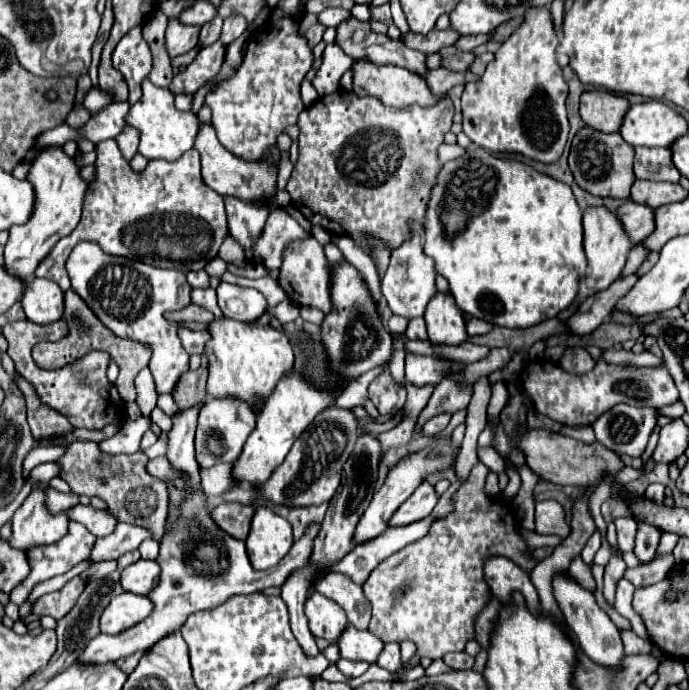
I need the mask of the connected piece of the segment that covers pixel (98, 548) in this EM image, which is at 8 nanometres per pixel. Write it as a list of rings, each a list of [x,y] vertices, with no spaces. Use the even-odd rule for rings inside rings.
[[[121,523],[109,537],[97,539],[93,551],[91,551],[91,561],[107,561],[107,559],[117,559],[123,553],[135,551],[145,539],[153,539],[153,533],[149,529],[141,529],[141,525],[129,525]]]

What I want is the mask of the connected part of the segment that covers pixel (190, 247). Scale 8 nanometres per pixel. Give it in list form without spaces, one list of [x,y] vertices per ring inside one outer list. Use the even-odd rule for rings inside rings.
[[[107,139],[97,145],[97,181],[87,193],[79,225],[57,241],[51,253],[35,269],[37,277],[55,281],[63,291],[71,287],[65,261],[77,241],[97,241],[105,253],[143,261],[155,267],[179,271],[199,271],[219,251],[227,235],[223,197],[209,189],[201,177],[201,159],[195,149],[177,161],[155,159],[143,171],[133,171],[123,159],[117,141]]]

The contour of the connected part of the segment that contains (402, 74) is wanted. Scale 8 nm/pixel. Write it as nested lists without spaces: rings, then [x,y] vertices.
[[[355,61],[353,67],[353,91],[357,95],[377,95],[385,105],[405,107],[405,105],[435,105],[437,97],[429,91],[425,79],[409,69],[399,69],[399,65],[369,65],[369,61]]]

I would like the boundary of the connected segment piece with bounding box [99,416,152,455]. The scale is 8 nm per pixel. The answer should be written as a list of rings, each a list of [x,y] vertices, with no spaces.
[[[141,416],[135,421],[125,421],[121,427],[121,433],[117,433],[117,437],[111,437],[109,441],[101,441],[99,447],[111,455],[135,453],[135,451],[139,451],[141,437],[150,428],[151,422],[151,418],[145,416]]]

